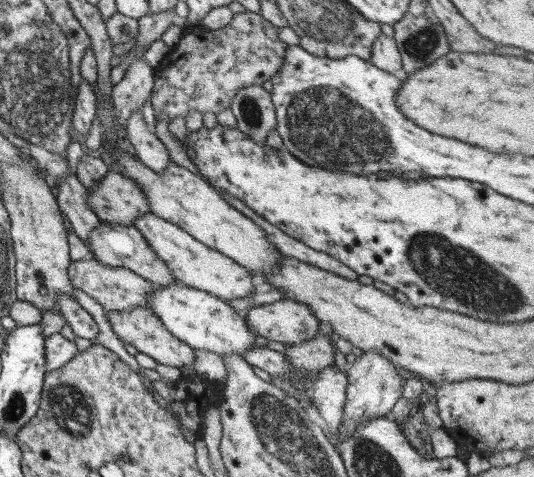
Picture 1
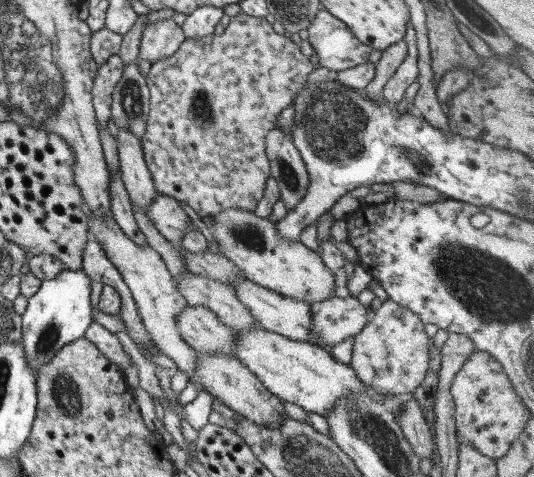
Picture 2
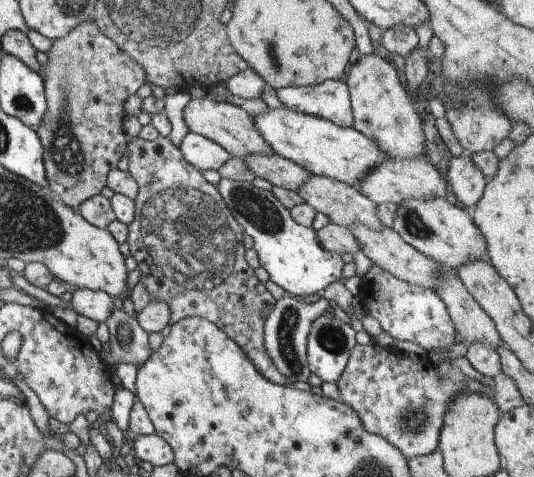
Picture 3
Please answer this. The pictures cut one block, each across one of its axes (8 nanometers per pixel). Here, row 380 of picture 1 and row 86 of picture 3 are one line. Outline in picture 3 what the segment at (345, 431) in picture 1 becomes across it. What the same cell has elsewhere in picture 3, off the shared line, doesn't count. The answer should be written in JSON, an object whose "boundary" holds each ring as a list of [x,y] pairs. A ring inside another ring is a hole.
{"boundary":[[[374,53],[366,54],[350,65],[343,81],[350,98],[353,119],[351,127],[375,141],[388,158],[393,160],[424,156],[420,119],[413,111],[412,103],[399,83],[391,62]]]}

